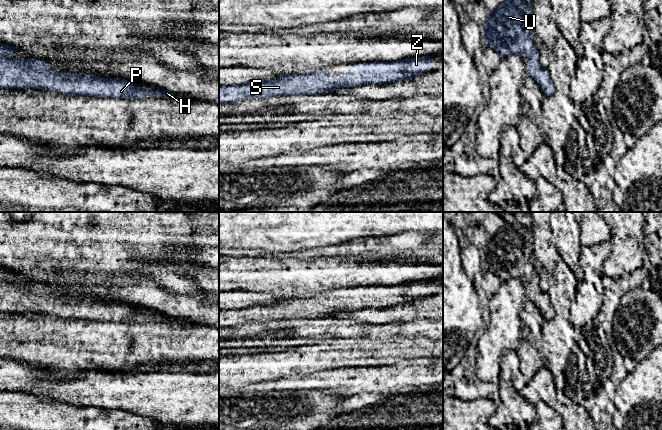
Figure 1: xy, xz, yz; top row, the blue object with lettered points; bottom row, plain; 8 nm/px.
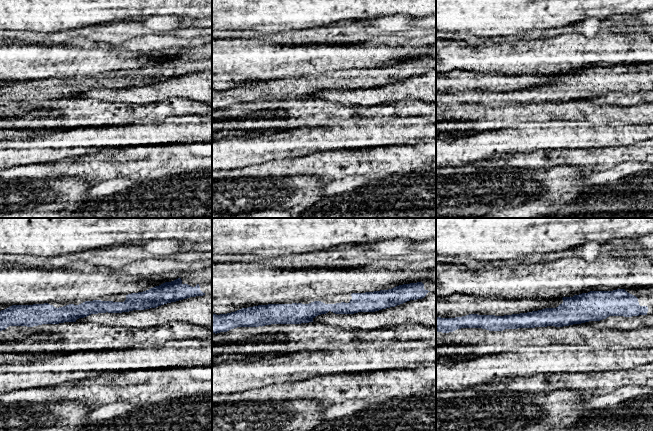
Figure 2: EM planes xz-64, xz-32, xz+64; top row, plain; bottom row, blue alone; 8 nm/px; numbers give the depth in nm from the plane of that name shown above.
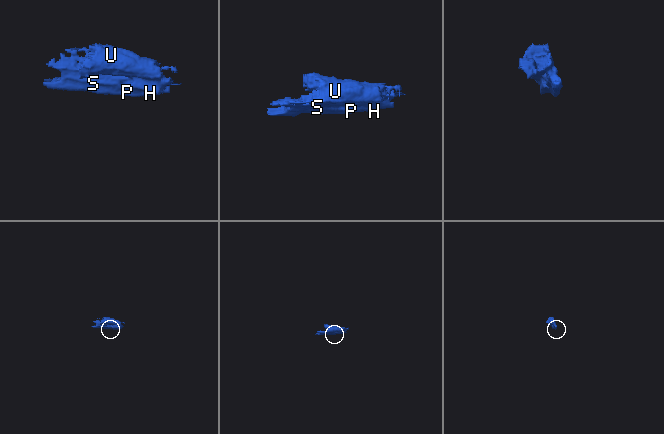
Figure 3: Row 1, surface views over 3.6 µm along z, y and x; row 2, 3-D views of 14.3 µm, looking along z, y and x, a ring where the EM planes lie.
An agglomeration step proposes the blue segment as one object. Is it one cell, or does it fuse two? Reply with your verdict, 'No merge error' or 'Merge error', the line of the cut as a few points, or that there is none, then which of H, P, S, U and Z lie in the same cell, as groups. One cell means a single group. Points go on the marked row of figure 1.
No merge error. No split. Groups: H P S U Z

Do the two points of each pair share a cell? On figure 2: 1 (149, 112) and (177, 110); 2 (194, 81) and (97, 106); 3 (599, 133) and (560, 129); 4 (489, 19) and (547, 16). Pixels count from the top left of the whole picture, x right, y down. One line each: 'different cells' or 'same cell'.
1: same cell
2: different cells
3: same cell
4: same cell

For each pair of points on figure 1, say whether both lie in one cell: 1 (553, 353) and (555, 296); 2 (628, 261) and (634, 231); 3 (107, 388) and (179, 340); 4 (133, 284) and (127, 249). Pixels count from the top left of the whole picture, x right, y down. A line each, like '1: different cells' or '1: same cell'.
1: same cell
2: same cell
3: different cells
4: same cell

